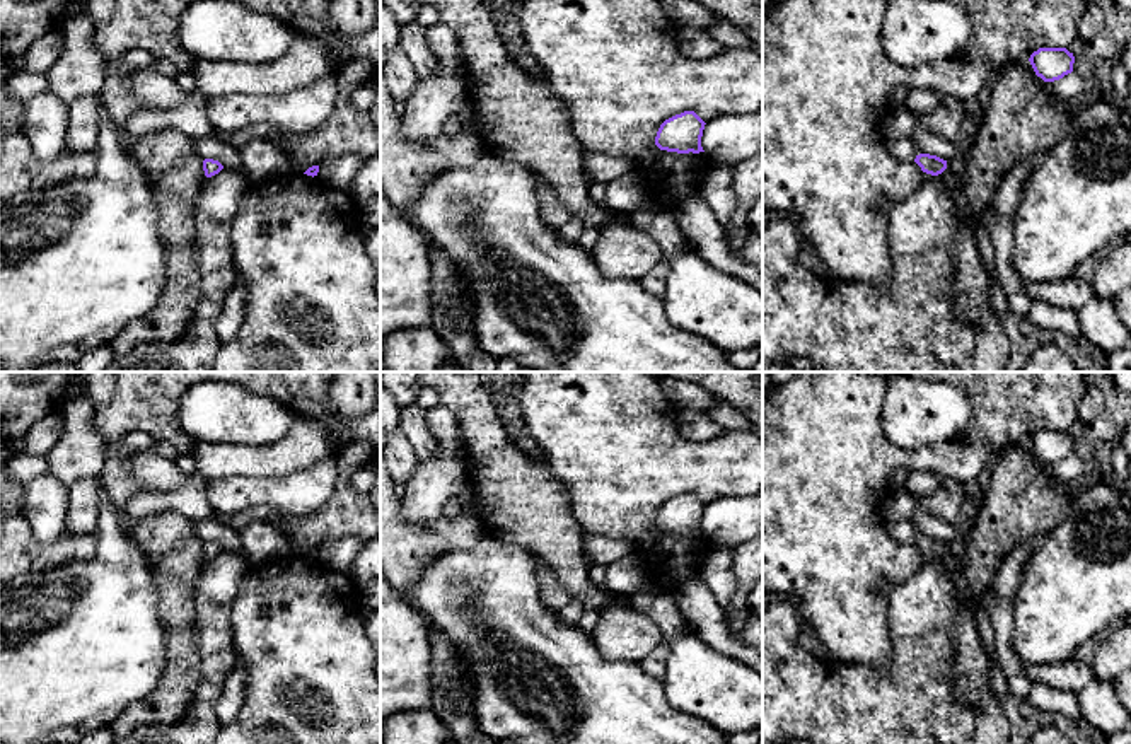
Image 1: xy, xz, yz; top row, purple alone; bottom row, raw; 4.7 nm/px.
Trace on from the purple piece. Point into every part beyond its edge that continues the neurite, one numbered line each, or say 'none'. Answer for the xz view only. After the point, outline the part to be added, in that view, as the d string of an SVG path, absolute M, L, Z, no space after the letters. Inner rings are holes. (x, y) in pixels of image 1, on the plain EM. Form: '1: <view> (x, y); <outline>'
none

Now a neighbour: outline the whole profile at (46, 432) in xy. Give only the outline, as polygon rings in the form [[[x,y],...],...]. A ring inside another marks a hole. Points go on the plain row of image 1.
[[[63,411],[39,420],[24,437],[24,454],[46,456],[63,433]]]

